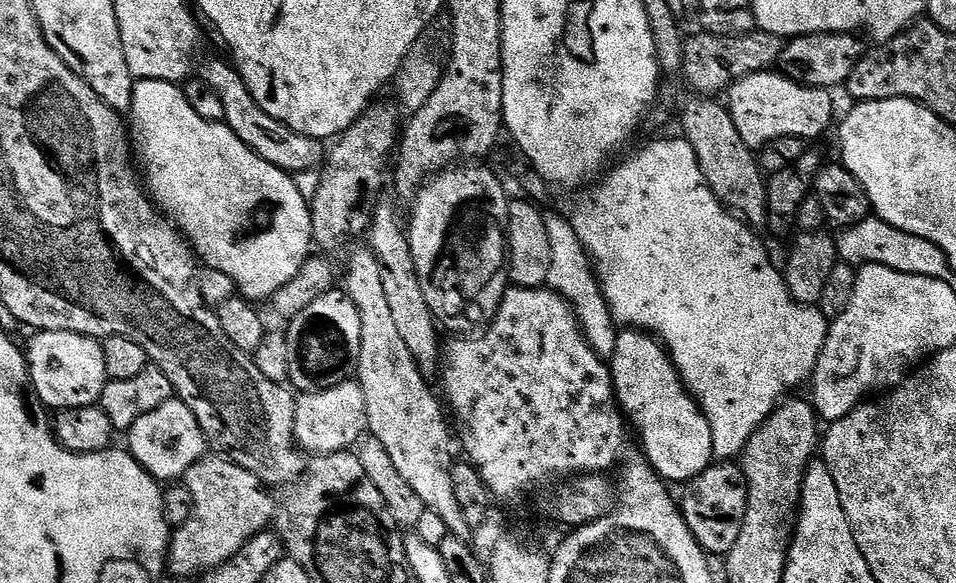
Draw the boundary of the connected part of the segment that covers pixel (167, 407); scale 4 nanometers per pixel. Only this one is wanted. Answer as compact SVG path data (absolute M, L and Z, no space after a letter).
M179 398L168 400L162 406L158 406L158 410L150 410L150 414L142 414L142 418L138 418L138 422L134 422L134 426L128 429L126 439L128 439L127 451L131 452L133 459L147 470L153 480L157 482L165 482L164 480L179 481L184 473L190 471L205 455L206 437L200 431L197 413L195 411L192 413Z

